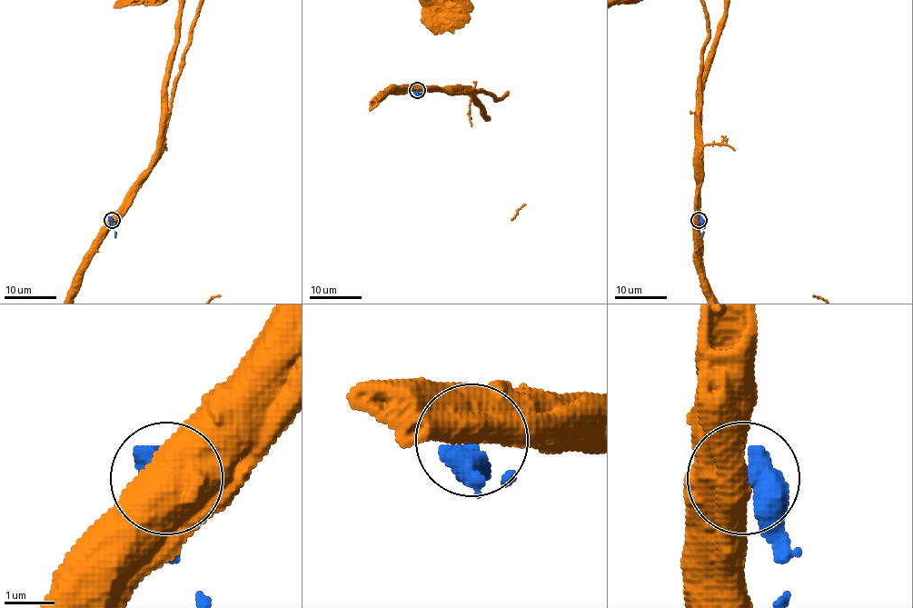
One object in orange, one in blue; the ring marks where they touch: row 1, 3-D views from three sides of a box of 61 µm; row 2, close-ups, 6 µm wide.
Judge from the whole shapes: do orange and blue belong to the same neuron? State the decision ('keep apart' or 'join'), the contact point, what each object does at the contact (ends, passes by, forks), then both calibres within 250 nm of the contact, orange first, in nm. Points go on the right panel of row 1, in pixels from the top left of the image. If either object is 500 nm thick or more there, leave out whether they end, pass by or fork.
keep apart | (699, 220) | 850/650 nm

